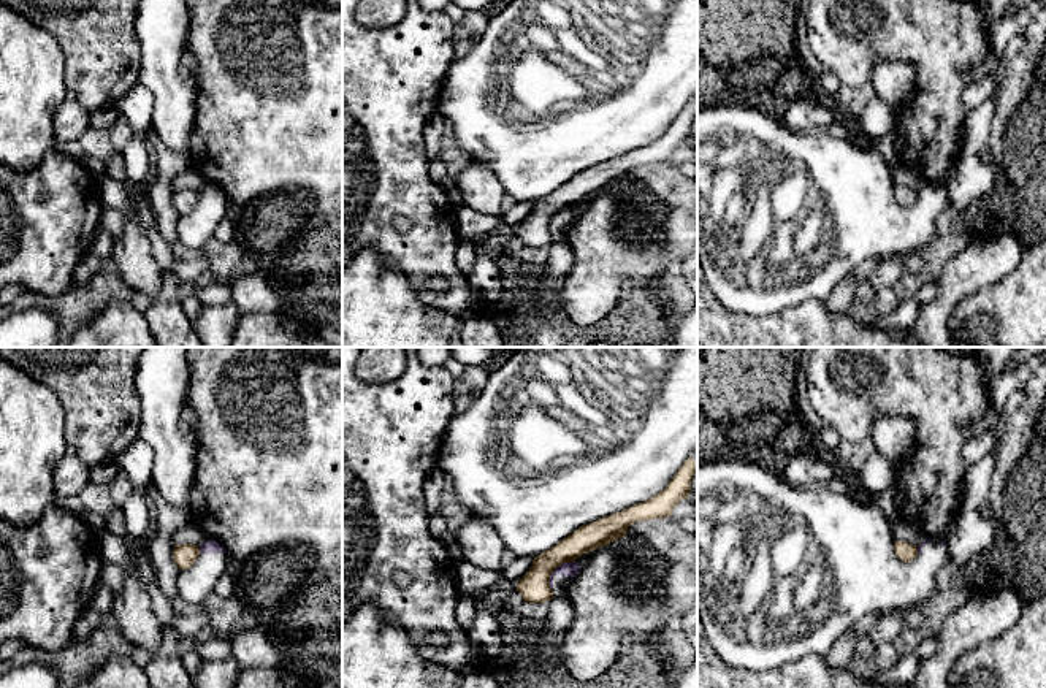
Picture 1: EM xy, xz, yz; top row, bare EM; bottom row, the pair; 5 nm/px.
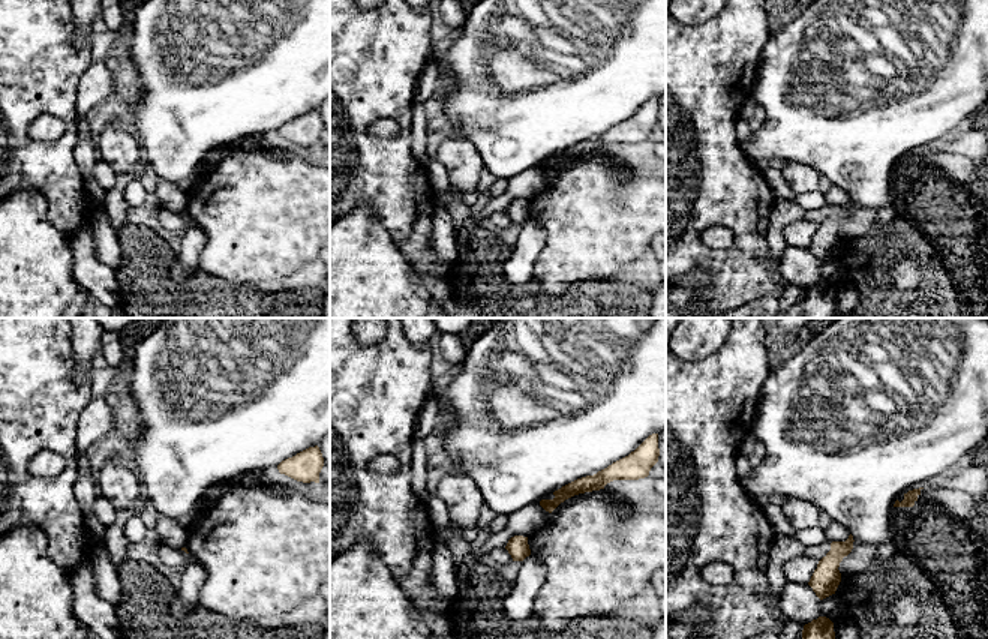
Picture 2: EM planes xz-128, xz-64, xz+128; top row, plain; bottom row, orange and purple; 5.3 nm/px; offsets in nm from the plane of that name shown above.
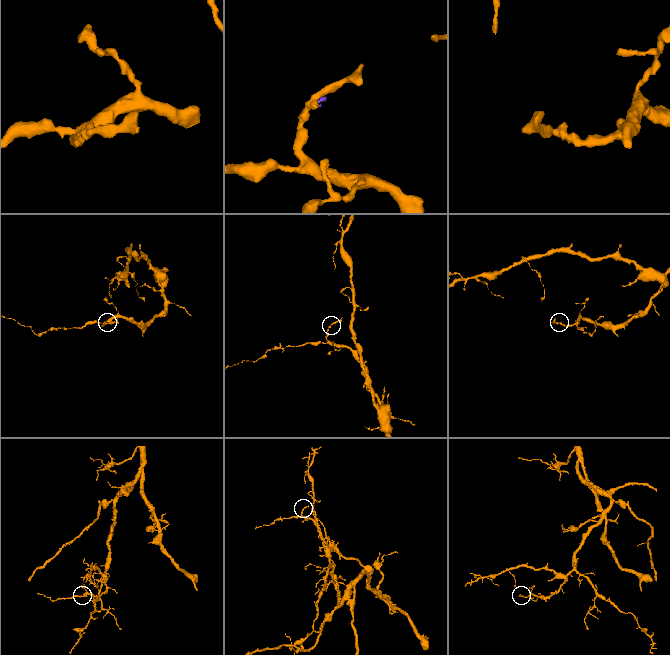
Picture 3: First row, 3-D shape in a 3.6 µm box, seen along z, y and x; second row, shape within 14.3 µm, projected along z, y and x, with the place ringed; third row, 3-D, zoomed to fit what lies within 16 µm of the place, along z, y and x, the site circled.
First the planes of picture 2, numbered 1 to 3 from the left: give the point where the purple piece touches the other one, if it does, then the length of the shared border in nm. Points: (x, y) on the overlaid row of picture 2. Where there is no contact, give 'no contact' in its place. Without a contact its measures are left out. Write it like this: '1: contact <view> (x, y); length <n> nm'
1: no contact
2: no contact
3: no contact

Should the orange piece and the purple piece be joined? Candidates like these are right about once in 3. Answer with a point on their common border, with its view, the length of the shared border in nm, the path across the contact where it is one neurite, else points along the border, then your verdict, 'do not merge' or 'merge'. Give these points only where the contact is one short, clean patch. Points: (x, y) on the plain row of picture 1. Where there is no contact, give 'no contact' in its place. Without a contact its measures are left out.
meets orange in xz at (555, 213); contact 200 nm long; border along xz (574, 205), (563, 206), (552, 217), (550, 233); do not merge

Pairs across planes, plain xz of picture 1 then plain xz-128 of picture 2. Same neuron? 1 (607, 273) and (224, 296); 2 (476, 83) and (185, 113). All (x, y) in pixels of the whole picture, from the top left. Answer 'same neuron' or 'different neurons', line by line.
1: different neurons
2: same neuron

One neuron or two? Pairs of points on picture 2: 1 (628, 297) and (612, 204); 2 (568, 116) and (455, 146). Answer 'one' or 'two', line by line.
1: two
2: two

